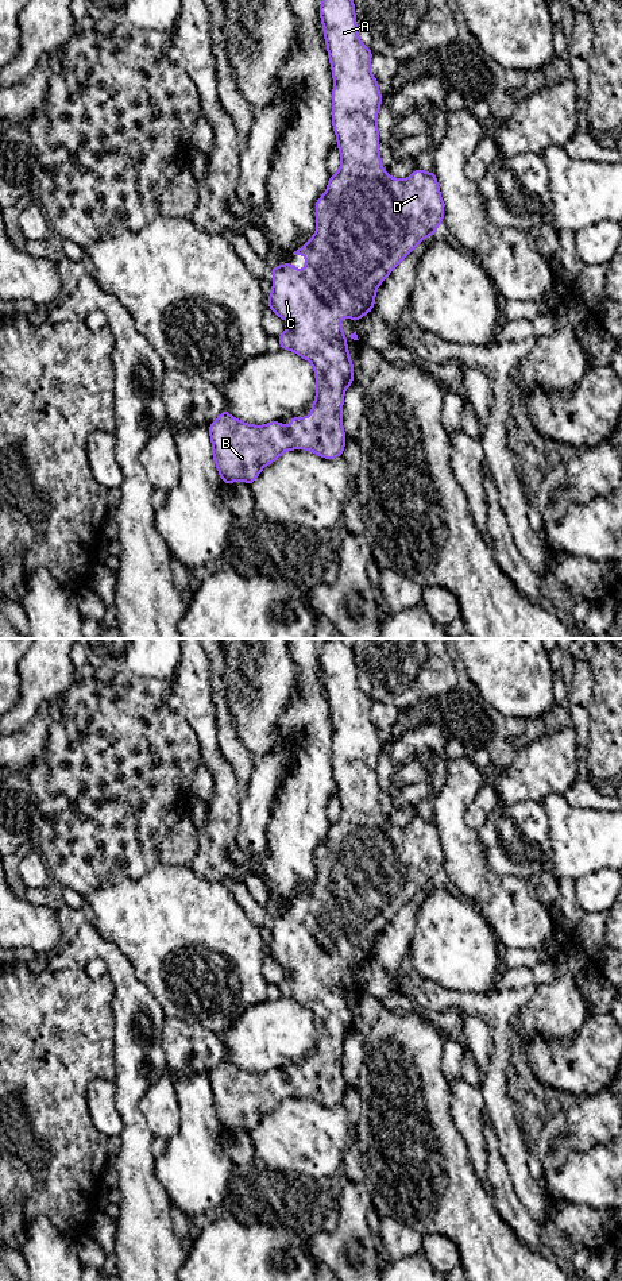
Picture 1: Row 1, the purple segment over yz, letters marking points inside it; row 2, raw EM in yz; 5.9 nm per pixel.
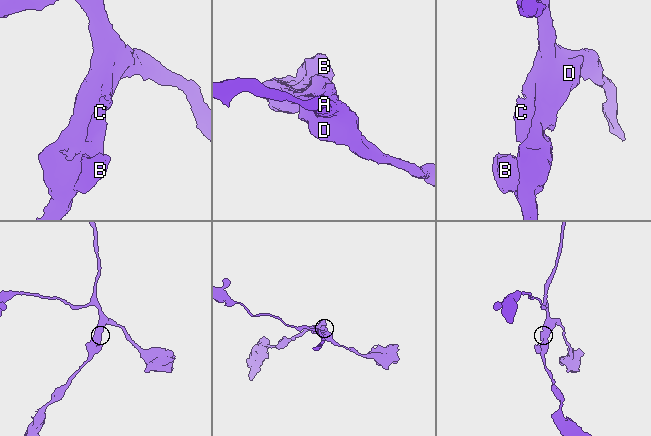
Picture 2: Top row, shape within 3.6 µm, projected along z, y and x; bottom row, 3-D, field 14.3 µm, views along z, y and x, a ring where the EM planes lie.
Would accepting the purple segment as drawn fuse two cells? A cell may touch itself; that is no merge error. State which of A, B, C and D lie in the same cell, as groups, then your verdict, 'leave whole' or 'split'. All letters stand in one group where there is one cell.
A B C D; leave whole

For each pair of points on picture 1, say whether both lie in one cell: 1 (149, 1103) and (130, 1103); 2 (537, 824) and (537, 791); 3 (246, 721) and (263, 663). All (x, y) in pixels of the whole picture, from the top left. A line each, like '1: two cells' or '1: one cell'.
1: two cells
2: two cells
3: one cell

